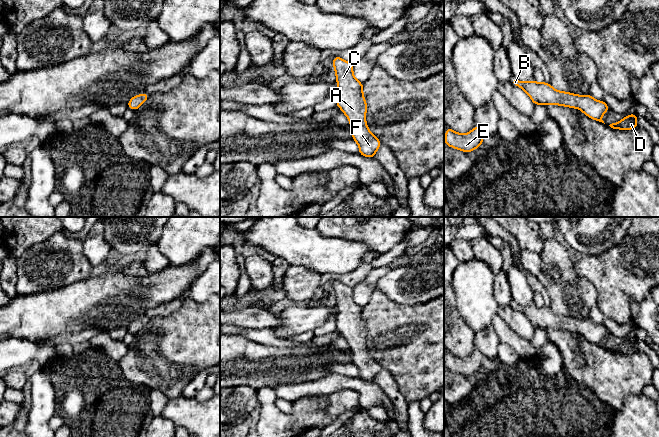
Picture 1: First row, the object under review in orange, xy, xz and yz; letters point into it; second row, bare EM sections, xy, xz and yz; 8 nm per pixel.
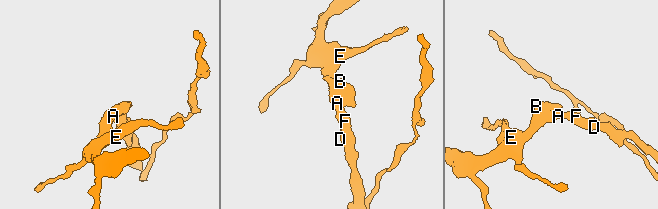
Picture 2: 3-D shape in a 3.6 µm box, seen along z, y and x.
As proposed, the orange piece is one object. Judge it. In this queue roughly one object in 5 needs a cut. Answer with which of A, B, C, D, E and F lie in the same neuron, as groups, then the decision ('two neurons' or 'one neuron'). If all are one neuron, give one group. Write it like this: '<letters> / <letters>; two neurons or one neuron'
A B C D E F; one neuron

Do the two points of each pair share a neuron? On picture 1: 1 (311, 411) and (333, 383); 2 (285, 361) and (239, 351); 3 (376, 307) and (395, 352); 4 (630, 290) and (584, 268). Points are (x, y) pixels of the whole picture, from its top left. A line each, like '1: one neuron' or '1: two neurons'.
1: two neurons
2: one neuron
3: one neuron
4: one neuron

